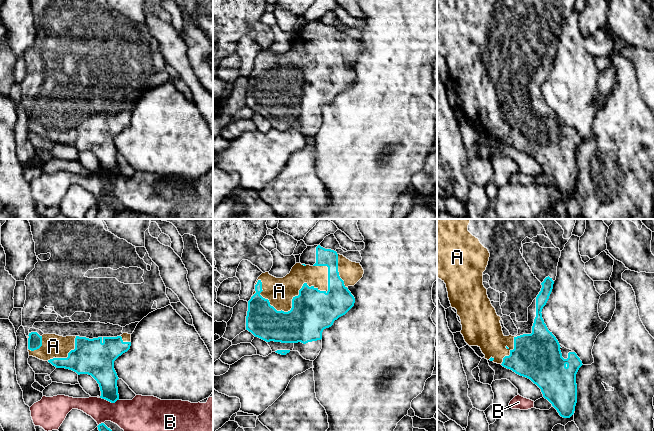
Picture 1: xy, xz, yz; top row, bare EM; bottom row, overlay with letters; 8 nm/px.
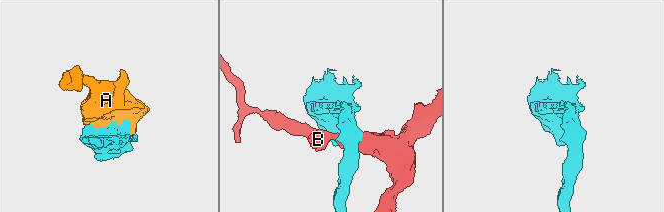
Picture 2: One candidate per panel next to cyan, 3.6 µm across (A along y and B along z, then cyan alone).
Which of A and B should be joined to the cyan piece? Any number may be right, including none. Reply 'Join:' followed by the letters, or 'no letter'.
Join: A

